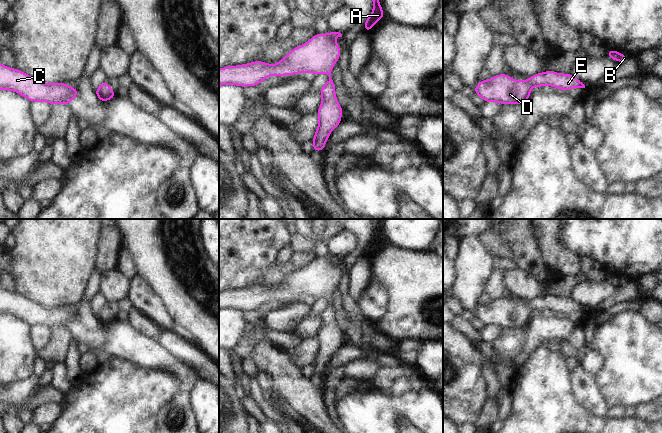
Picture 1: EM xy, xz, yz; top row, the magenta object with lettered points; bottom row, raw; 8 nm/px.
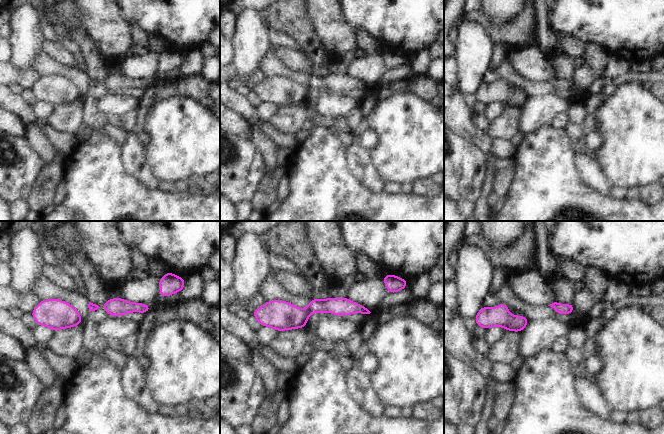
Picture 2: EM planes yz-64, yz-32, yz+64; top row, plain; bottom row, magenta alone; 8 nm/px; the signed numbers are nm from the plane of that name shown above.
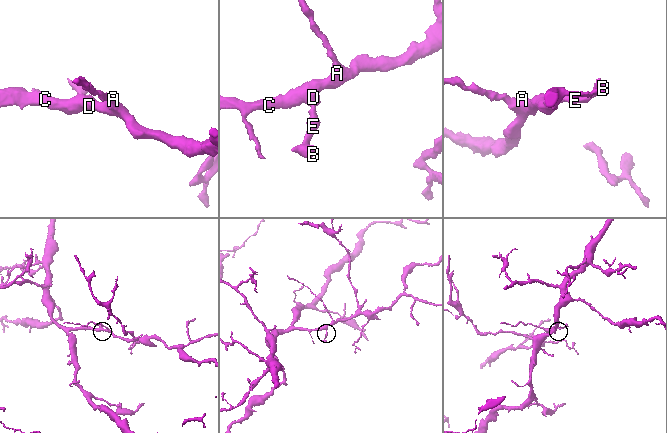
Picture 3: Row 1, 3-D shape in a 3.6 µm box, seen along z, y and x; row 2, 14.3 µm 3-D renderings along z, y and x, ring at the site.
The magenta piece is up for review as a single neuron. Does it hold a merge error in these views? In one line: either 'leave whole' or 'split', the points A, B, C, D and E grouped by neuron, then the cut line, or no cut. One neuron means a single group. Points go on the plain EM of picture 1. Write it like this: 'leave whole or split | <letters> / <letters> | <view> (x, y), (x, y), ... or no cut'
leave whole | A B C D E | no cut

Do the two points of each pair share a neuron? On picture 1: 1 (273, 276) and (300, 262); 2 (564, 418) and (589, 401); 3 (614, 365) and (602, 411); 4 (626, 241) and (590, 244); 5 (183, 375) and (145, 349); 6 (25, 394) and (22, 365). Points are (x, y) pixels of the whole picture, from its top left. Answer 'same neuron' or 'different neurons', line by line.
1: same neuron
2: different neurons
3: different neurons
4: same neuron
5: same neuron
6: different neurons

